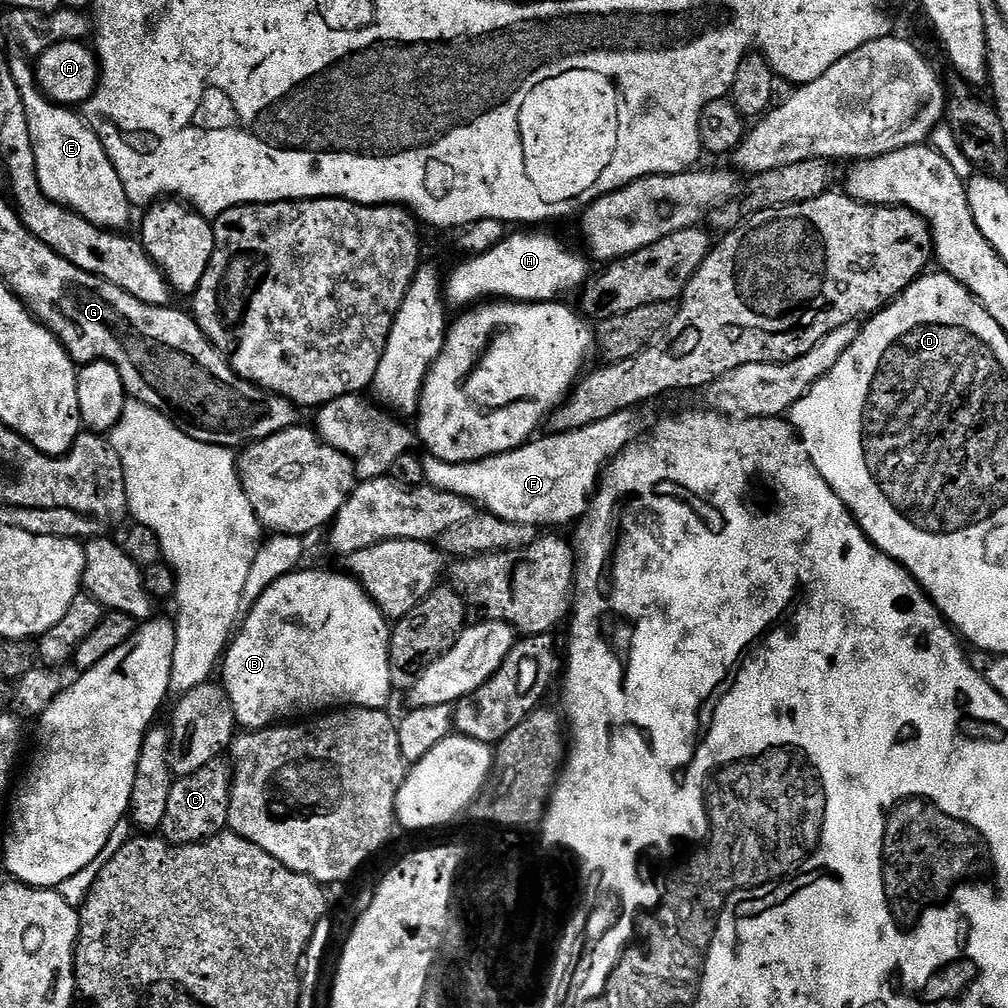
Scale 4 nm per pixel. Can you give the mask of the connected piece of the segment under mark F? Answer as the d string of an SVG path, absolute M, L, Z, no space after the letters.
M632 410L619 412L582 430L541 435L521 448L465 464L425 455L424 478L427 487L437 488L446 494L458 494L506 522L533 526L571 525L587 512L590 494L595 493L612 457L637 439L636 414Z

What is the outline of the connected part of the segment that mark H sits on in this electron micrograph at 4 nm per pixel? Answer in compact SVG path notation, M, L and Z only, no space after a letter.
M516 230L484 253L469 255L446 276L446 300L449 305L472 306L495 298L500 302L538 304L552 302L559 292L579 289L590 275L589 261L565 250L544 230Z

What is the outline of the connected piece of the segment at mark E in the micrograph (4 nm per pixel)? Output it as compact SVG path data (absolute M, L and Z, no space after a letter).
M17 57L9 61L11 77L22 96L26 126L30 126L30 142L34 146L38 182L46 198L77 212L86 218L86 222L99 228L127 229L124 227L131 222L134 209L126 198L122 178L118 178L118 170L114 170L95 130L86 123L79 111L49 100L36 86L33 65L25 57Z

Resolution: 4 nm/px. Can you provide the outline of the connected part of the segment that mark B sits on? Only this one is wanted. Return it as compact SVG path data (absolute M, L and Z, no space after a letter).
M308 568L286 573L258 598L252 609L246 612L238 631L233 635L227 652L224 653L222 661L222 672L224 668L224 680L222 687L224 693L230 698L232 709L236 715L237 725L244 730L255 730L258 728L270 728L277 722L288 722L293 718L304 718L309 714L319 713L321 710L332 710L337 706L351 706L353 708L379 708L385 707L394 689L390 682L390 658L388 657L388 638L390 635L389 621L385 620L378 606L366 594L366 590L351 574L340 572L323 572L320 568Z

